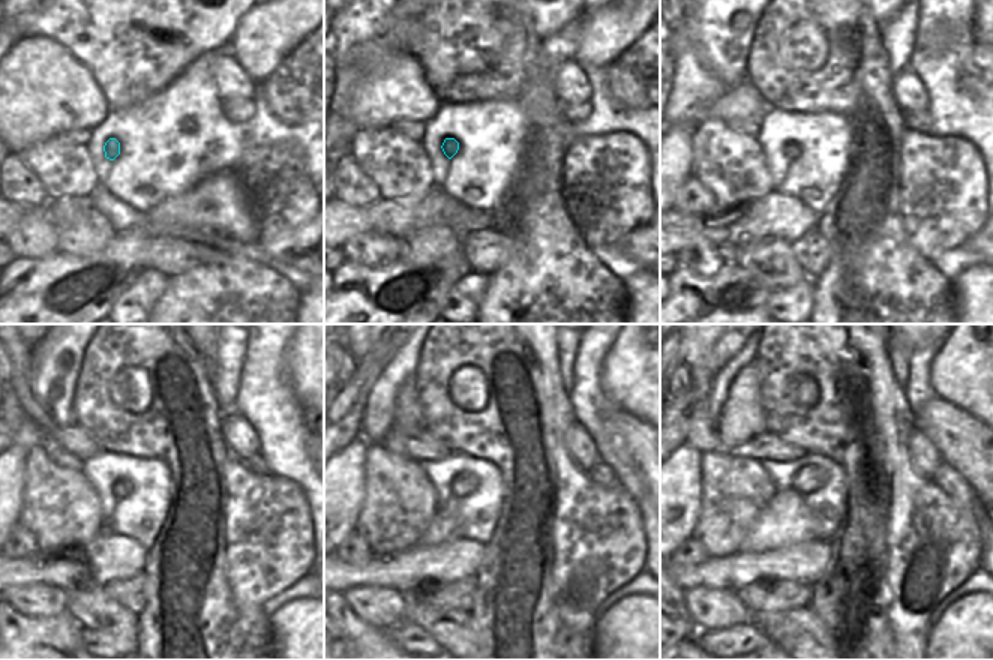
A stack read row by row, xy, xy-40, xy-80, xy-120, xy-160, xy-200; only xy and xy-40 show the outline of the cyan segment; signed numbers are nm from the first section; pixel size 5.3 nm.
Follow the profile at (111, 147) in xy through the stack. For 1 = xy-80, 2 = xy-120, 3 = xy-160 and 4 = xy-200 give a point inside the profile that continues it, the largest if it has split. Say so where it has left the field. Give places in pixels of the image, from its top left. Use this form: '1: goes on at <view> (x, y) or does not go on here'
1: goes on at xy-80 (791, 150)
2: goes on at xy-120 (123, 488)
3: goes on at xy-160 (464, 485)
4: goes on at xy-200 (807, 480)

